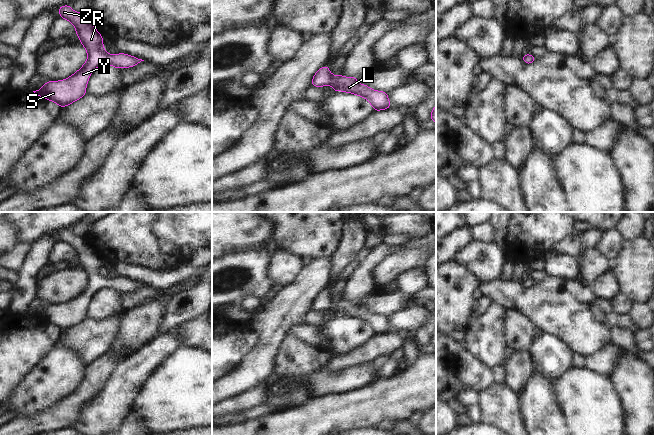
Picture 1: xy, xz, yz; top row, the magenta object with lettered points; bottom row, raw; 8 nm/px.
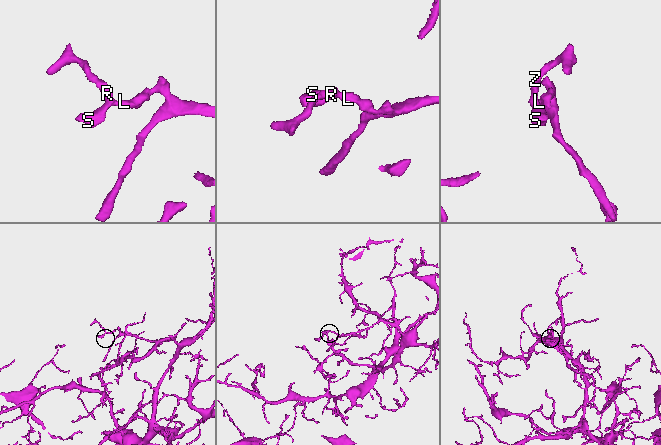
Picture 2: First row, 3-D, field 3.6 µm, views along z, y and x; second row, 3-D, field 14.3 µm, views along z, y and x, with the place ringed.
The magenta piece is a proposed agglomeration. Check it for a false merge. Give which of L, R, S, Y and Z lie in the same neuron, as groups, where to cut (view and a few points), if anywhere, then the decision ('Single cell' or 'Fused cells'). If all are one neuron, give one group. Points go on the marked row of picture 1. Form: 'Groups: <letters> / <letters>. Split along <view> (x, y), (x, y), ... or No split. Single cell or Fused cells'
Groups: L R S Y Z. No split. Single cell.

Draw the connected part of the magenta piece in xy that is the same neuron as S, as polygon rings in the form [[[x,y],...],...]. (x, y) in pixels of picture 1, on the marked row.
[[[69,5],[59,7],[58,12],[62,19],[70,21],[75,26],[76,34],[85,47],[88,58],[85,64],[69,78],[61,81],[47,81],[41,89],[33,91],[38,97],[44,97],[64,108],[86,95],[89,77],[101,64],[112,65],[119,69],[134,67],[144,61],[124,53],[108,54],[103,48],[102,35],[87,20],[85,13],[75,12]]]

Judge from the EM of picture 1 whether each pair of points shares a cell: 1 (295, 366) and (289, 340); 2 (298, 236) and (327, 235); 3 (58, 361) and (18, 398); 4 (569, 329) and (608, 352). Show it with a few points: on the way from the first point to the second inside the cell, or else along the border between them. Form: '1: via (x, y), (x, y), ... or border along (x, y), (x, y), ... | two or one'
1: via (295, 360), (292, 346) | one
2: via (305, 235), (320, 235) | one
3: via (50, 372), (29, 393) | one
4: border along (611, 342), (585, 356) | two

